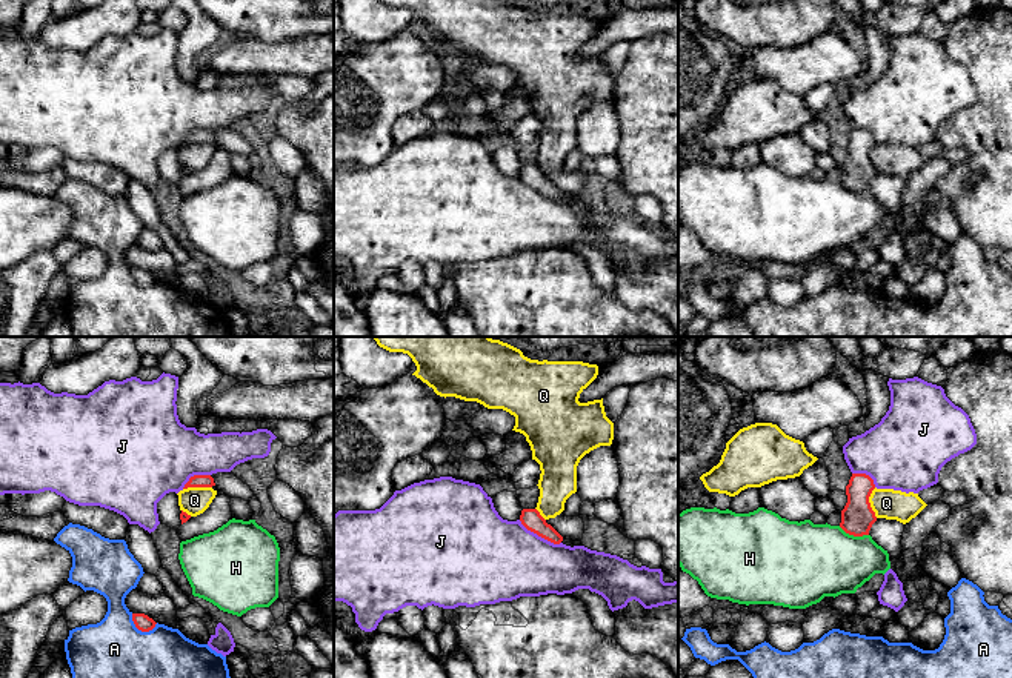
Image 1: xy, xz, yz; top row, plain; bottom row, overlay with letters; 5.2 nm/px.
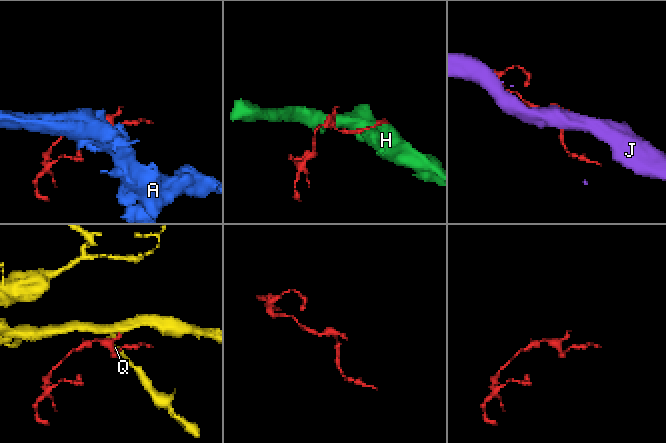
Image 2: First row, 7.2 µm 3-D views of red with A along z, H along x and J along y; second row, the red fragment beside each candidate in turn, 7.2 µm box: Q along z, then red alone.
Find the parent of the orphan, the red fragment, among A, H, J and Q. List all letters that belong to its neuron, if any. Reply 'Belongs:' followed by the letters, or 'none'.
Belongs: none

